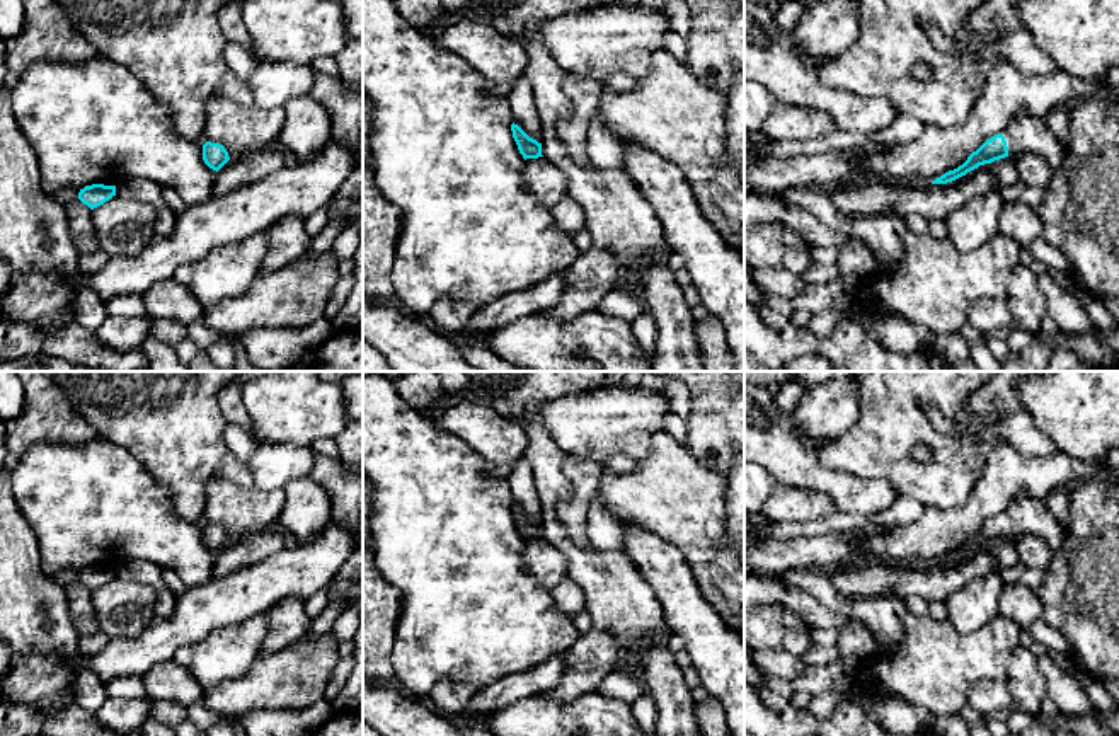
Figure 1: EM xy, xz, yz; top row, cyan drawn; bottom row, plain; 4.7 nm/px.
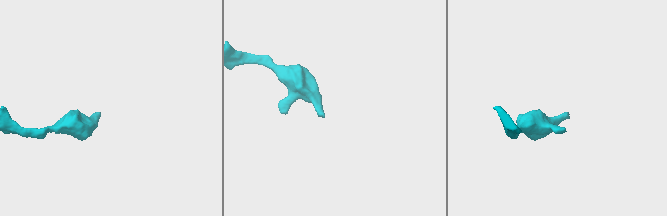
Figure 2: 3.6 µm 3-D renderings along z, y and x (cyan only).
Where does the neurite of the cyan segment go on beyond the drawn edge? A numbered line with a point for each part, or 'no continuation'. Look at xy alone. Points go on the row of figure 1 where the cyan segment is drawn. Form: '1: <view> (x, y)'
no continuation

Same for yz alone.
1: yz (1026, 133)

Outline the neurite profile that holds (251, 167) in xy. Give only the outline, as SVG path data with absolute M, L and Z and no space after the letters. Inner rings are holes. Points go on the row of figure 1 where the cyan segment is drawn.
M276 145L228 160L216 174L213 196L225 196L257 182L284 167L283 150Z

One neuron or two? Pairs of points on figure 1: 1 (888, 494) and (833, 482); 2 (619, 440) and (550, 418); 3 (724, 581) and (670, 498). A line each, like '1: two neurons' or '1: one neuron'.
1: one neuron
2: one neuron
3: one neuron

